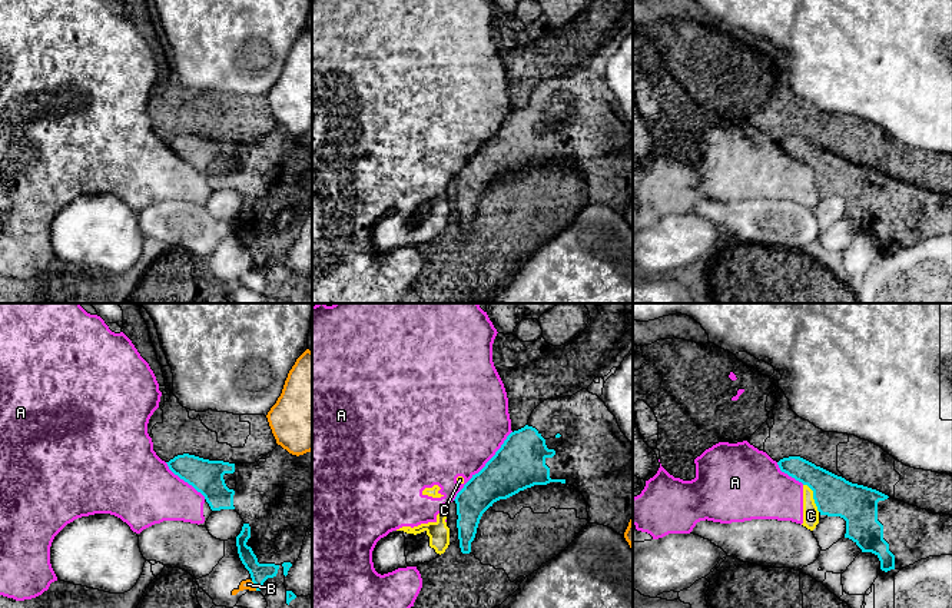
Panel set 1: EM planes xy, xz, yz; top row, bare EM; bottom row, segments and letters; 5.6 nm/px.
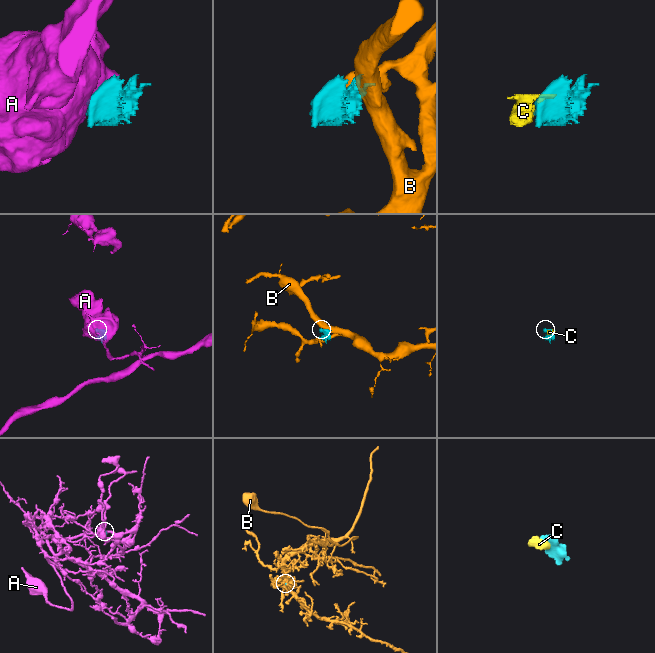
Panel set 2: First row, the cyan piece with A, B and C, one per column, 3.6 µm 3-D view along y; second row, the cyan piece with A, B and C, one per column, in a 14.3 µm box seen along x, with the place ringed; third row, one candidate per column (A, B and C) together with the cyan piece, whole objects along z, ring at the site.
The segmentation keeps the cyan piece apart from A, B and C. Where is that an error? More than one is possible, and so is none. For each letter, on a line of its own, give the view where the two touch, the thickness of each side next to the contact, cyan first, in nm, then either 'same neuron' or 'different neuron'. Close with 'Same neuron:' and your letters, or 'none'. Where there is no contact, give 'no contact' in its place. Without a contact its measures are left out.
A: xz | 280/480 nm | different neuron
B: xy | 110/60 nm | different neuron
C: yz | 220/100 nm | different neuron
Same neuron: none

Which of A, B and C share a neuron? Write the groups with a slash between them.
A C / B

